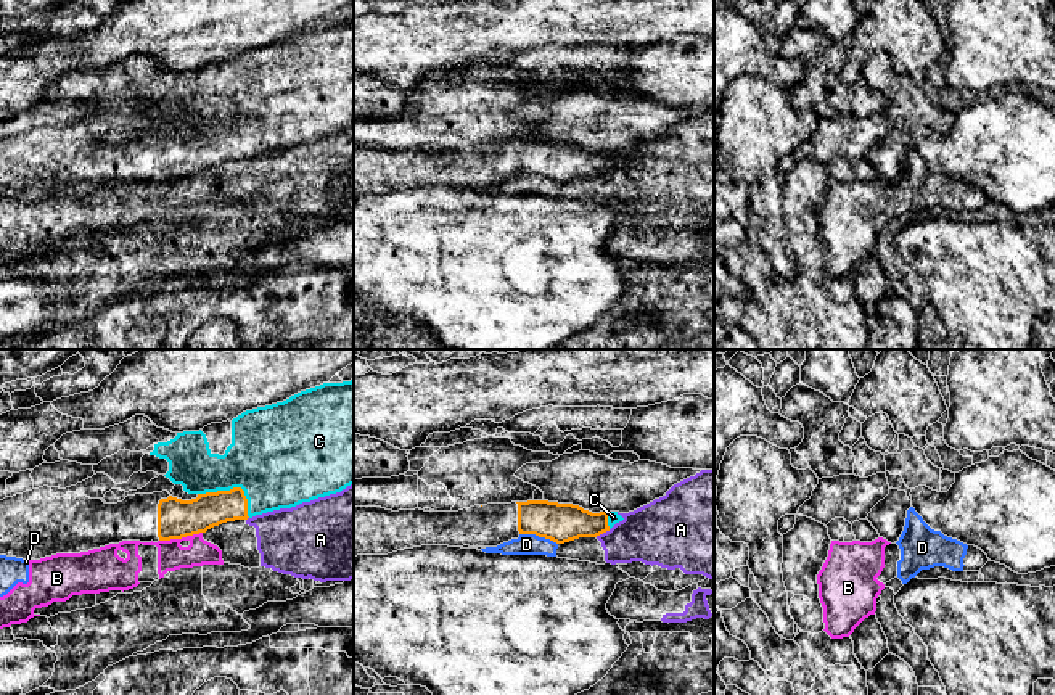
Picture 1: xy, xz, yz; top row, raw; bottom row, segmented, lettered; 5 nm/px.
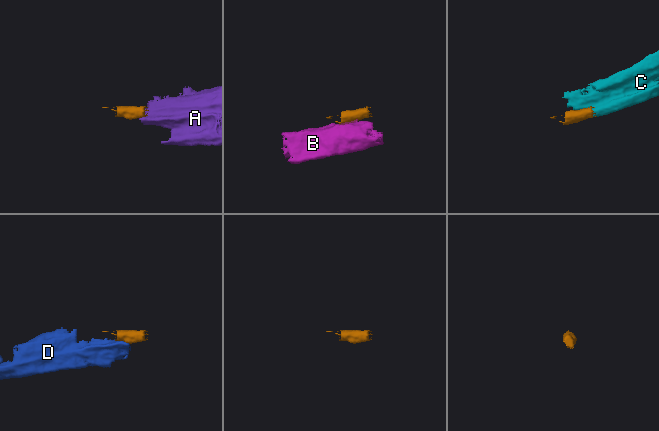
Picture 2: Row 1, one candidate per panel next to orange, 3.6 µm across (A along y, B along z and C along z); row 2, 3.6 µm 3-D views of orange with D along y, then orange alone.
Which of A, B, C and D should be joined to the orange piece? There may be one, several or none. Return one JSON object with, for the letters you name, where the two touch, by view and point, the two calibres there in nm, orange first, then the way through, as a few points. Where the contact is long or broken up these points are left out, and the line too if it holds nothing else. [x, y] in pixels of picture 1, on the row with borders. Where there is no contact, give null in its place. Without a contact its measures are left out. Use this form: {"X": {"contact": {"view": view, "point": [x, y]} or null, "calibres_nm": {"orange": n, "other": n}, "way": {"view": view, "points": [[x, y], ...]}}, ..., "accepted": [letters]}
{"C": {"contact": {"view": "xy", "point": [233, 488]}, "calibres_nm": {"orange": 170, "other": 440}}, "accepted": ["C"]}

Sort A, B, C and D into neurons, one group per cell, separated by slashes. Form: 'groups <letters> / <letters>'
groups A B D / C

